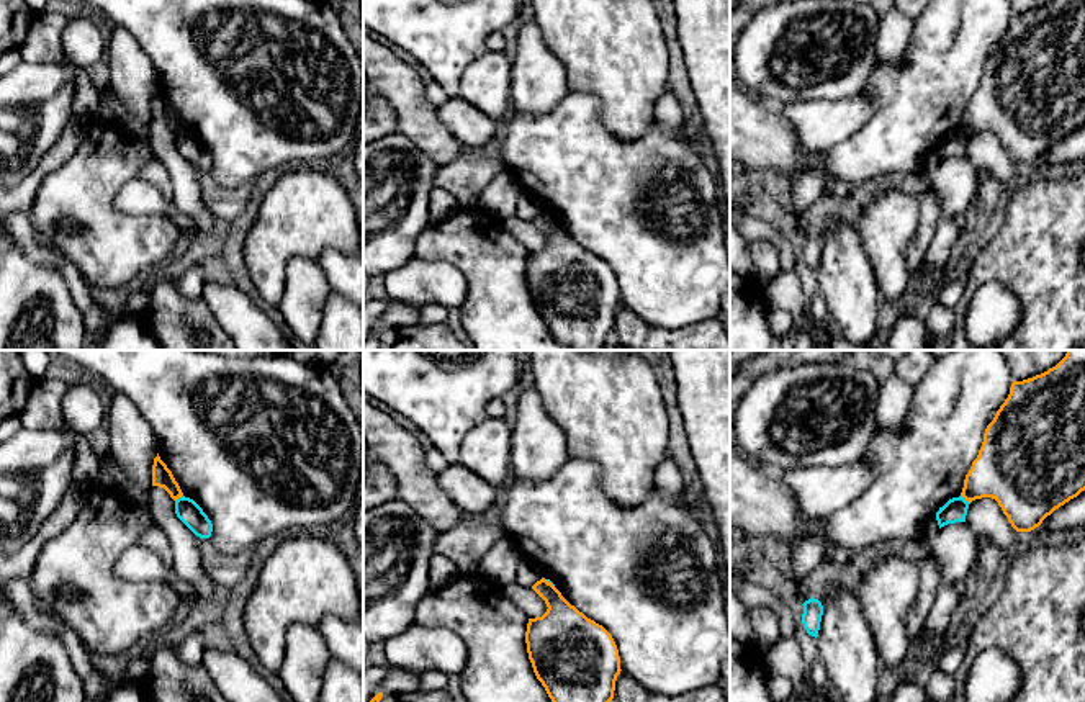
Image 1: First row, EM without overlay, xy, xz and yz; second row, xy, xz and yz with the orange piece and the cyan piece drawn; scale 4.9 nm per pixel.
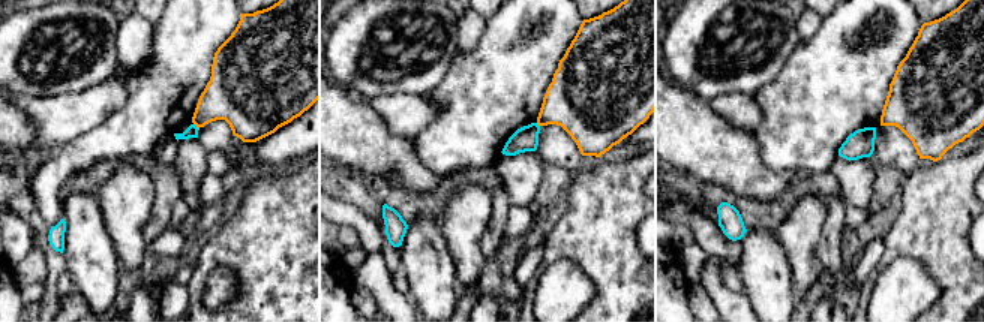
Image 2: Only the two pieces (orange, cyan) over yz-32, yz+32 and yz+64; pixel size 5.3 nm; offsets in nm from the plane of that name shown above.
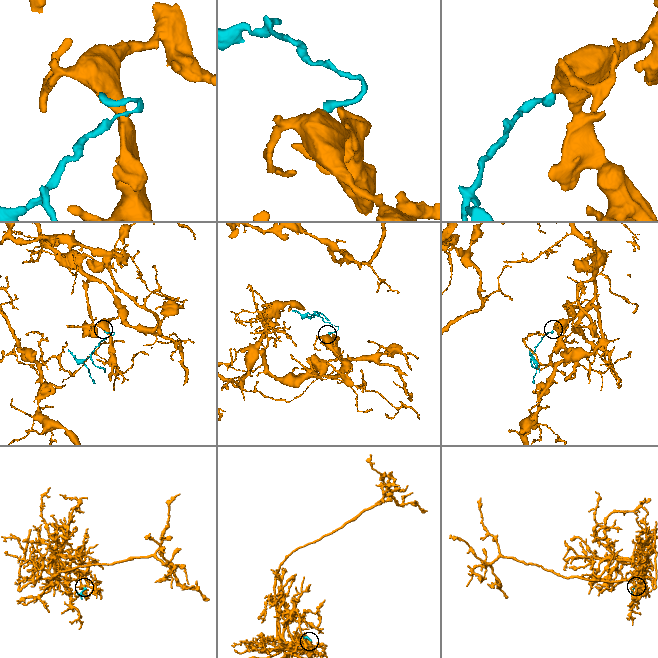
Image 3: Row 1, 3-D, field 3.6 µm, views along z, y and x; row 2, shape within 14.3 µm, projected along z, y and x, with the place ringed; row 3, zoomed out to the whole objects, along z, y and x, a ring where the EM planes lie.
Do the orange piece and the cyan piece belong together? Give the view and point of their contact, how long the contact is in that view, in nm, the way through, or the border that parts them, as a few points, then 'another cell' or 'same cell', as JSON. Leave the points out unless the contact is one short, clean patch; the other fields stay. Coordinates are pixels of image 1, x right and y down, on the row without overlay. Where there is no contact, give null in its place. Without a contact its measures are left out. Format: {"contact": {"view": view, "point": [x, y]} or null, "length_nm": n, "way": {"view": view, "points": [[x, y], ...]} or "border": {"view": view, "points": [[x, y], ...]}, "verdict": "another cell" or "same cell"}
{"contact": {"view": "yz", "point": [966, 133]}, "length_nm": 60, "border": {"view": "yz", "points": [[961, 128], [969, 136]]}, "verdict": "another cell"}

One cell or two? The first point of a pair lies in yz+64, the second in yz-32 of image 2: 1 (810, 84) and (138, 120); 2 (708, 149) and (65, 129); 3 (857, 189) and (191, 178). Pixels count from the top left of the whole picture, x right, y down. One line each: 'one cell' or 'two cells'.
1: one cell
2: two cells
3: one cell

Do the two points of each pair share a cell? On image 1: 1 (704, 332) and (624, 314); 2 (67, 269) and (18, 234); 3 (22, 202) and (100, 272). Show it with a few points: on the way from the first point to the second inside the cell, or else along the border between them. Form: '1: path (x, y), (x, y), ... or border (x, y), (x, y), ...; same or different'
1: path (684, 332), (643, 332); same
2: path (56, 260), (38, 254), (30, 246); same
3: border (49, 174), (41, 182), (27, 211); different

